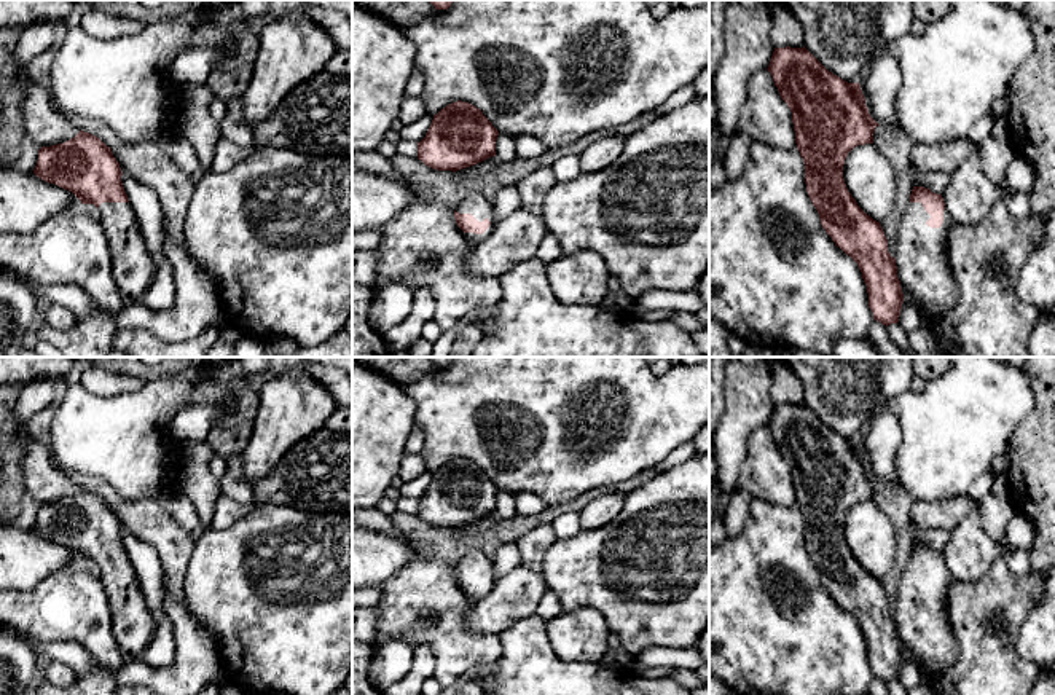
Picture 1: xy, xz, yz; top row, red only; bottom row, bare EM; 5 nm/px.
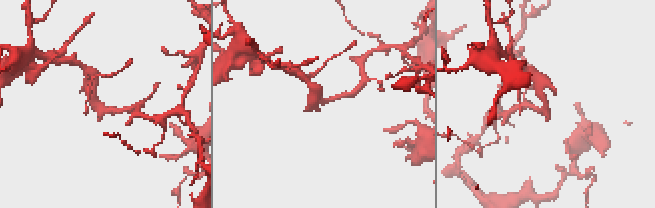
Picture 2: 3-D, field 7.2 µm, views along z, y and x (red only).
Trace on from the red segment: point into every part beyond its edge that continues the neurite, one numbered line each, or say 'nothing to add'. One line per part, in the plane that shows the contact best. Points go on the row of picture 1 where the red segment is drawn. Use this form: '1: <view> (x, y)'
1: xz (477, 204)

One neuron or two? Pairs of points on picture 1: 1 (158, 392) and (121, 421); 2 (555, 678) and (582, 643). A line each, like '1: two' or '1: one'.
1: one
2: two

